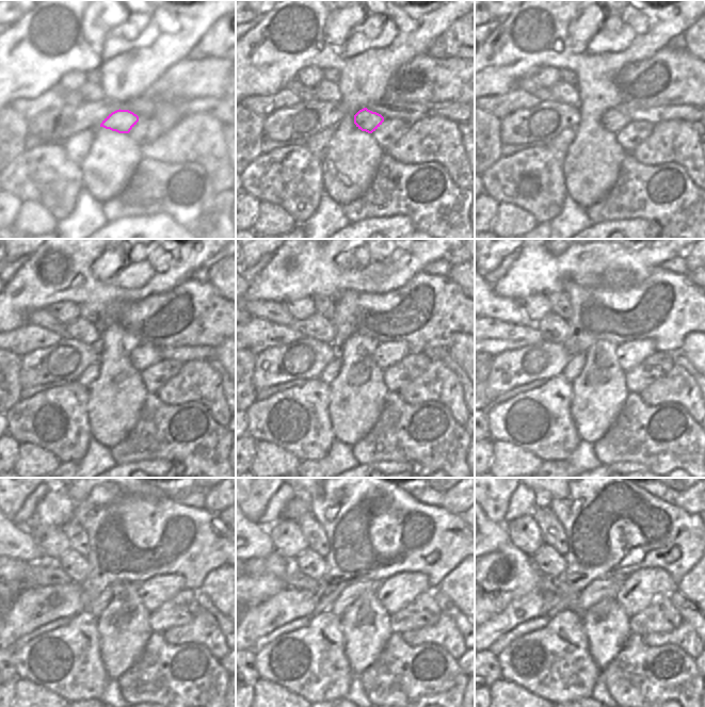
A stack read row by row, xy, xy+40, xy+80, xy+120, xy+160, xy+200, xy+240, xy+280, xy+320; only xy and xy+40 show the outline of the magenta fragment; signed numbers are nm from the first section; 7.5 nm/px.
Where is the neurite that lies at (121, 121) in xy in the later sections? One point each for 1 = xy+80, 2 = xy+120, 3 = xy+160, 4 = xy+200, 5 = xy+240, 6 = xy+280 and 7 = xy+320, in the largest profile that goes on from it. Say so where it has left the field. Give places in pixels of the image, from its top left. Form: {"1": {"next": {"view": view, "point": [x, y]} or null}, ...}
{"1": {"next": {"view": "xy+80", "point": [613, 121]}}, "2": {"next": {"view": "xy+120", "point": [143, 356]}}, "3": {"next": {"view": "xy+160", "point": [387, 354]}}, "4": {"next": {"view": "xy+200", "point": [629, 354]}}, "5": {"next": {"view": "xy+240", "point": [154, 592]}}, "6": {"next": {"view": "xy+280", "point": [395, 593]}}, "7": {"next": {"view": "xy+320", "point": [637, 591]}}}

